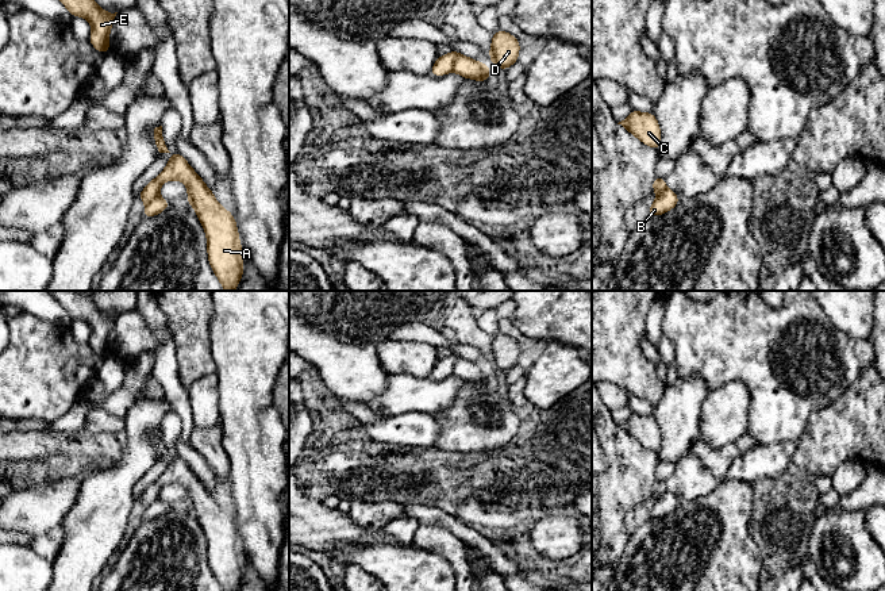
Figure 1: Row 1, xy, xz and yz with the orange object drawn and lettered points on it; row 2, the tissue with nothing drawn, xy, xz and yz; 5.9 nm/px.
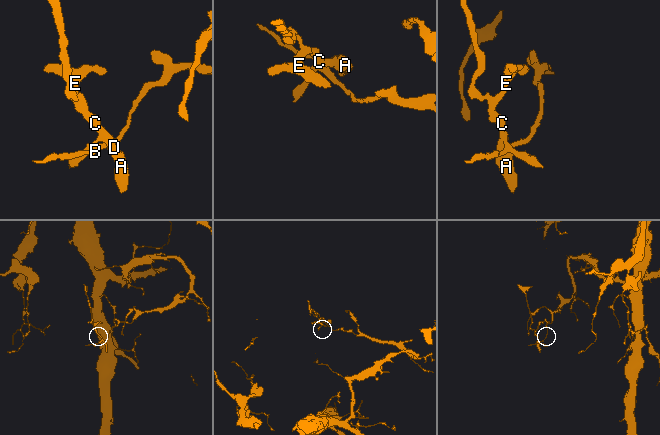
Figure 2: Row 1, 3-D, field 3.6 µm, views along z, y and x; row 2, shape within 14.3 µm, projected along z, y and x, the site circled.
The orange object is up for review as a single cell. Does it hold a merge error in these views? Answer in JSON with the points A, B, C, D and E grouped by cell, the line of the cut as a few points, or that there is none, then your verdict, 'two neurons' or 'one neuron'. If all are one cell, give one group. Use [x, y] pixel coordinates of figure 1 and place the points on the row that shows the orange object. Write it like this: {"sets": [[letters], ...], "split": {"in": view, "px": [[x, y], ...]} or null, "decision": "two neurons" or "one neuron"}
{"sets": [["A", "C", "D", "E"], ["B"]], "split": {"in": "xz", "px": [[457, 53], [451, 71]]}, "decision": "two neurons"}

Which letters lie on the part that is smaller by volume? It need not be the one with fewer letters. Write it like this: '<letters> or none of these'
A, C, D, E

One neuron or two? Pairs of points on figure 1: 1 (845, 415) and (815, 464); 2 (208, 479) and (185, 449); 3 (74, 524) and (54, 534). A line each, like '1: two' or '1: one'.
1: one
2: one
3: two

